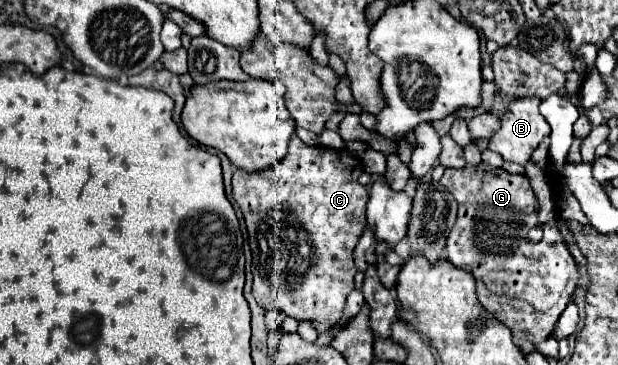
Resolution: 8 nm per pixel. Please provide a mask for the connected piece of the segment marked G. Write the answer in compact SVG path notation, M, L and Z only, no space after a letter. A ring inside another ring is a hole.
M481 162L477 166L467 164L461 170L445 168L441 184L453 194L453 198L459 204L457 222L449 232L445 246L449 262L475 276L477 296L481 304L495 316L499 316L499 320L511 328L517 340L527 340L531 344L545 342L551 336L561 312L571 302L579 278L577 262L561 236L559 220L551 220L545 224L539 222L539 202L525 174L509 174L503 168L491 168L485 162ZM535 226L539 226L545 232L541 242L531 242L527 238L527 232Z

